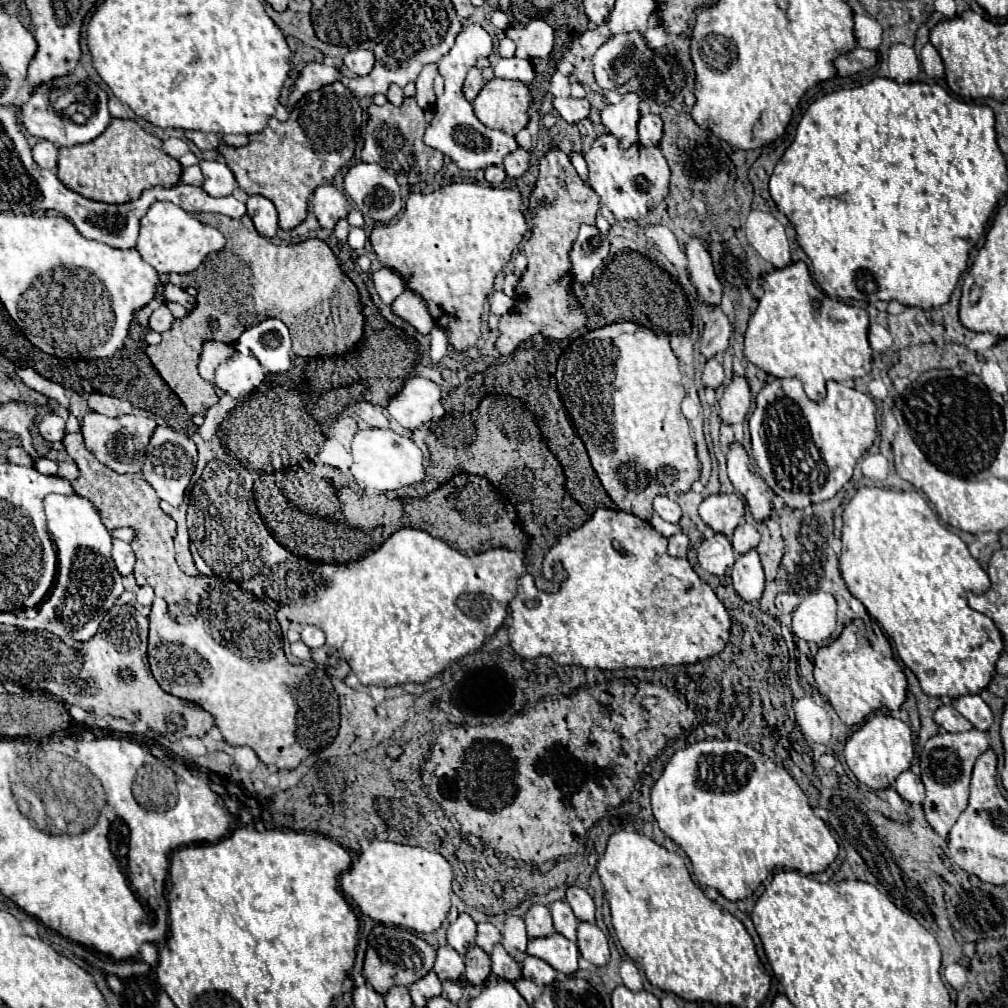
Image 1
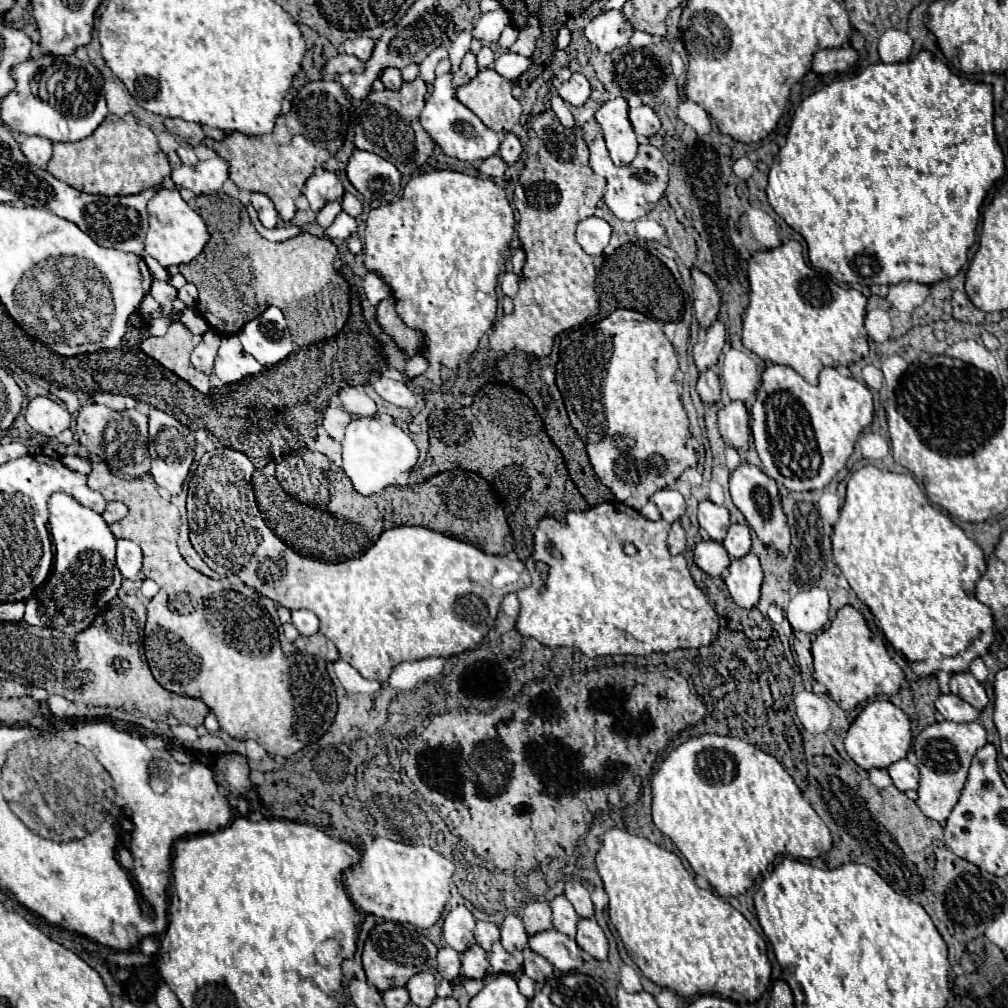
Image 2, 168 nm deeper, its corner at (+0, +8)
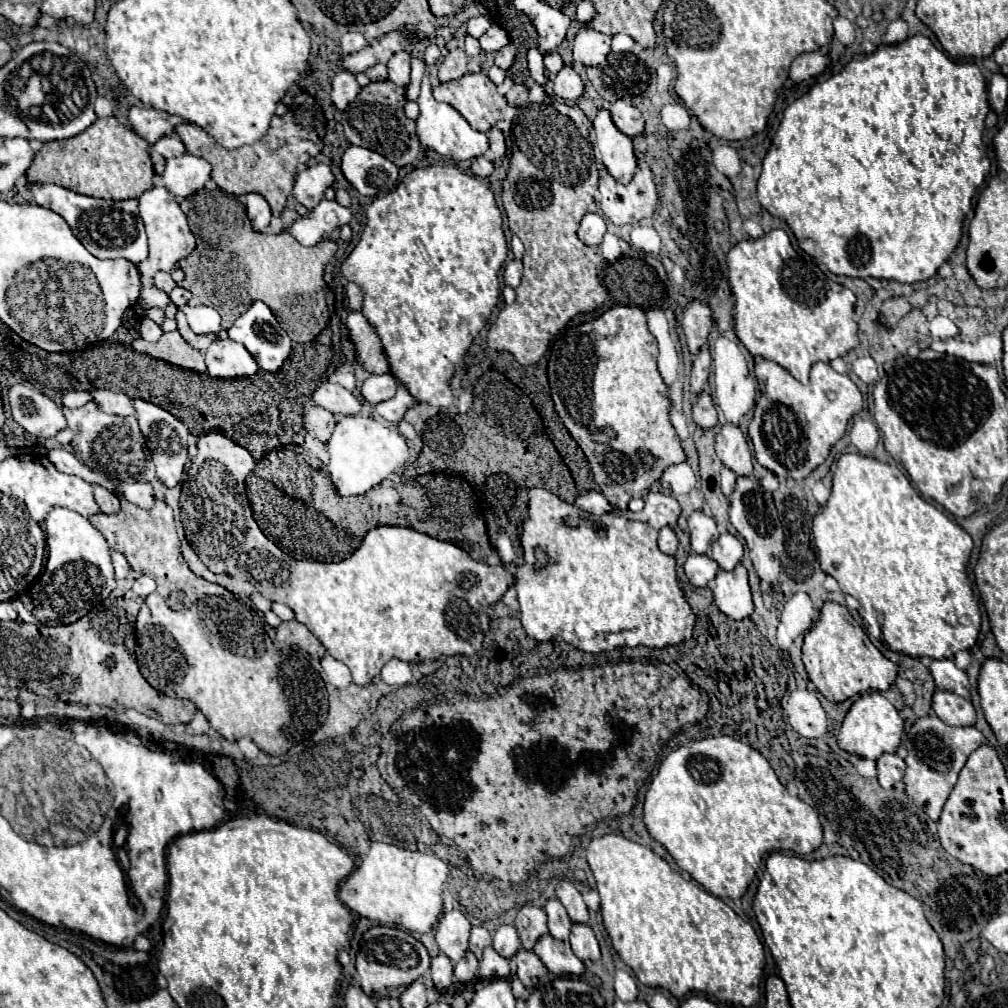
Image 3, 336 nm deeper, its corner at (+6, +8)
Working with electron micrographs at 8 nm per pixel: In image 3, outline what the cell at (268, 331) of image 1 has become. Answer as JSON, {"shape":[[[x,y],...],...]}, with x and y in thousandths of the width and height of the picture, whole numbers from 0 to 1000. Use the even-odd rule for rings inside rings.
{"shape":[[[260,299],[250,301],[250,305],[232,318],[232,322],[226,326],[226,334],[232,336],[234,340],[240,340],[248,348],[248,352],[254,356],[256,364],[262,366],[262,368],[268,368],[268,370],[278,368],[278,364],[282,362],[282,358],[286,356],[286,352],[290,348],[288,334],[278,324],[278,320],[270,313],[268,305],[264,301],[260,301]]]}

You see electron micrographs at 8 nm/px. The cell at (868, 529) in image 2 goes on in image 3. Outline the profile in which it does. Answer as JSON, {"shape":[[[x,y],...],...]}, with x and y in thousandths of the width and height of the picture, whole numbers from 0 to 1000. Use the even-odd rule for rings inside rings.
{"shape":[[[853,449],[833,451],[825,491],[806,517],[813,563],[833,578],[839,590],[855,598],[855,616],[863,632],[881,638],[885,646],[909,652],[921,650],[923,654],[942,654],[948,646],[962,644],[968,638],[972,604],[958,570],[964,533],[931,503],[917,497],[891,463]]]}

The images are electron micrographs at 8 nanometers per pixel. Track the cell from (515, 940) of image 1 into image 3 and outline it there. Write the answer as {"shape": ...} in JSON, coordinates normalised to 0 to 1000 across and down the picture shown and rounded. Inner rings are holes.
{"shape":[[[498,918],[498,920],[490,926],[490,938],[488,938],[488,939],[490,939],[490,943],[492,943],[494,947],[500,947],[502,951],[510,949],[512,943],[518,939],[512,920],[508,920],[508,918]]]}

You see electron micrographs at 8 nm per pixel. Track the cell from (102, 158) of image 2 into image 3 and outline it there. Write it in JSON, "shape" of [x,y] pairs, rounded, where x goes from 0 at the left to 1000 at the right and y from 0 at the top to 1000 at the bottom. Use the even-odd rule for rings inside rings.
{"shape":[[[115,116],[95,118],[87,130],[81,130],[71,138],[44,142],[26,170],[28,184],[54,182],[79,193],[111,199],[137,197],[143,189],[151,188],[151,176],[153,166],[147,154],[147,142]]]}

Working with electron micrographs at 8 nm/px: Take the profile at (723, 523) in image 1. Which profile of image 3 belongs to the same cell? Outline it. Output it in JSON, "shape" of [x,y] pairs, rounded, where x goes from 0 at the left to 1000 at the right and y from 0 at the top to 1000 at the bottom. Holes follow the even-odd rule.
{"shape":[[[690,507],[683,513],[683,527],[685,527],[685,543],[692,551],[702,551],[706,539],[712,535],[710,517],[700,511],[698,507]]]}

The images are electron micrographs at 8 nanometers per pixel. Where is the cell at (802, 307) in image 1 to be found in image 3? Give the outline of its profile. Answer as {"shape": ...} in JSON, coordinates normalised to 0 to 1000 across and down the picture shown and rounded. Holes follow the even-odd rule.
{"shape":[[[766,227],[764,231],[760,231],[760,233],[756,233],[756,235],[752,235],[752,237],[740,237],[740,239],[732,239],[722,251],[720,251],[720,271],[722,271],[722,281],[724,281],[724,287],[726,287],[726,291],[728,291],[728,297],[730,297],[730,301],[728,301],[728,309],[730,309],[730,313],[728,313],[728,328],[730,328],[730,332],[732,332],[732,336],[736,338],[736,342],[750,354],[750,352],[754,352],[754,354],[758,354],[758,356],[764,356],[764,358],[770,358],[774,364],[778,364],[786,374],[790,374],[794,380],[802,380],[802,370],[804,370],[804,364],[806,364],[806,360],[810,360],[810,358],[825,358],[825,356],[829,356],[829,354],[837,354],[841,348],[845,348],[849,342],[851,342],[851,322],[849,322],[849,318],[847,318],[847,301],[849,301],[849,295],[847,295],[847,291],[841,287],[841,285],[837,285],[837,283],[833,283],[833,281],[827,281],[825,277],[821,277],[813,267],[802,267],[802,263],[800,263],[800,259],[796,259],[796,255],[788,249],[788,245],[784,243],[784,237],[782,237],[782,233],[780,233],[780,229],[778,227]]]}

